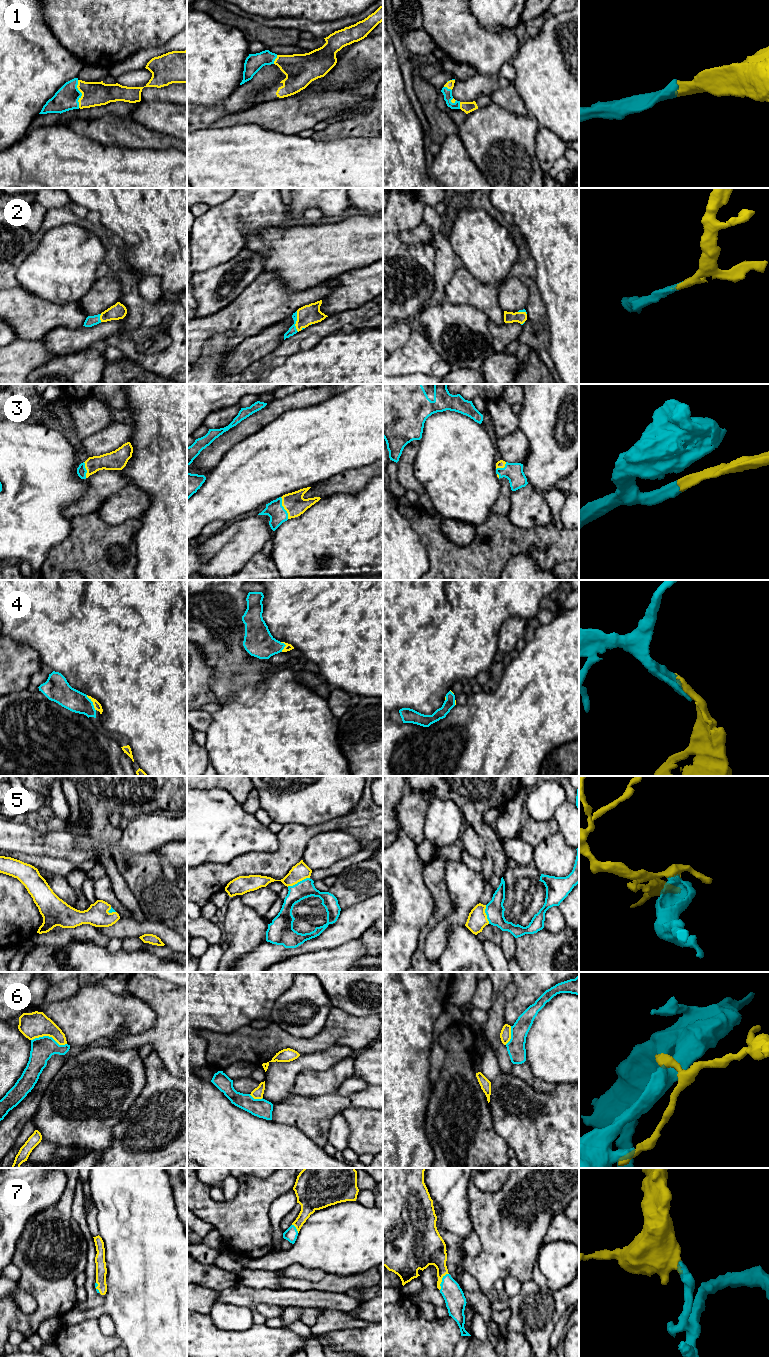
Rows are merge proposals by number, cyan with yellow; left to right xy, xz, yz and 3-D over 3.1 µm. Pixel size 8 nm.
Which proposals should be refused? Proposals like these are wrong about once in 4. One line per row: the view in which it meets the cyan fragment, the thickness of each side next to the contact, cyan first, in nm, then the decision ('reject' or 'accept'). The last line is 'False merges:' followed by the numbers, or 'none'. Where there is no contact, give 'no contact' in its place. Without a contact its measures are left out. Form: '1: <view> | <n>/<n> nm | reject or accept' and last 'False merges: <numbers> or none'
1: xy | 190/190 nm | accept
2: xz | 70/160 nm | accept
3: xz | 140/170 nm | accept
4: xy | 170/60 nm | accept
5: xz | 140/140 nm | accept
6: xy | 190/220 nm | reject
7: yz | 160/200 nm | accept
False merges: 6

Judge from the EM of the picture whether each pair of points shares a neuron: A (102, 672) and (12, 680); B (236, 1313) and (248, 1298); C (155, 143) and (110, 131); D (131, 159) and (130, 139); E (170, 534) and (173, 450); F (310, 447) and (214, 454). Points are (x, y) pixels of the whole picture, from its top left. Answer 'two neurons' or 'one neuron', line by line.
A: two neurons
B: two neurons
C: one neuron
D: two neurons
E: one neuron
F: two neurons

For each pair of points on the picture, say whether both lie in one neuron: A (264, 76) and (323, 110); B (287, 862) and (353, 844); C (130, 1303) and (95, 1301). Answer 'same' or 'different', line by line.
A: different
B: different
C: different

